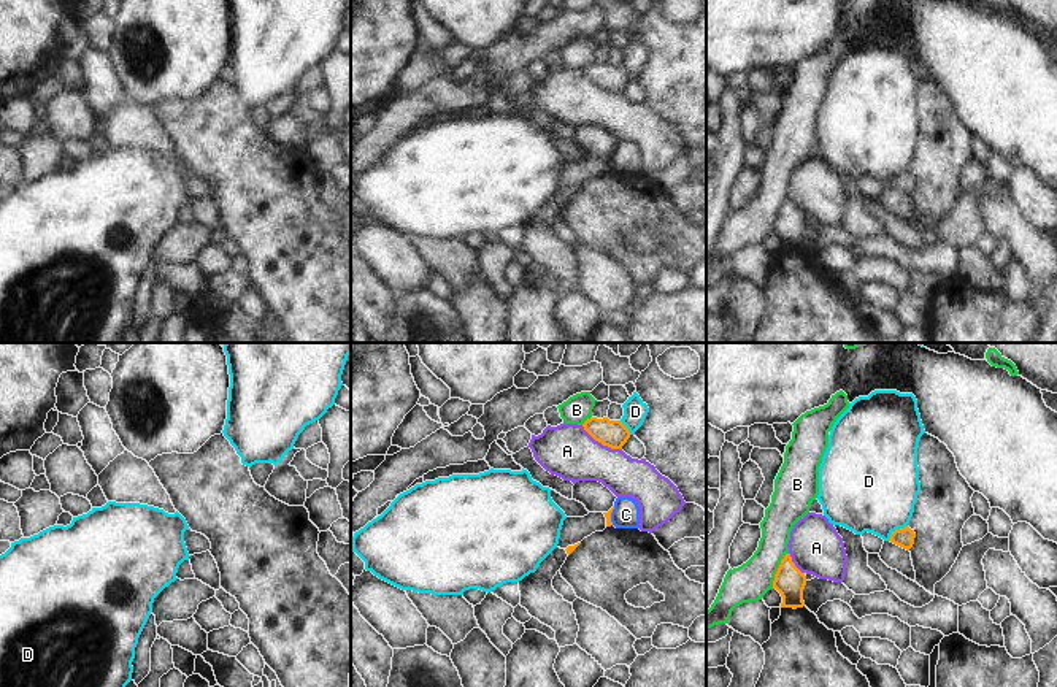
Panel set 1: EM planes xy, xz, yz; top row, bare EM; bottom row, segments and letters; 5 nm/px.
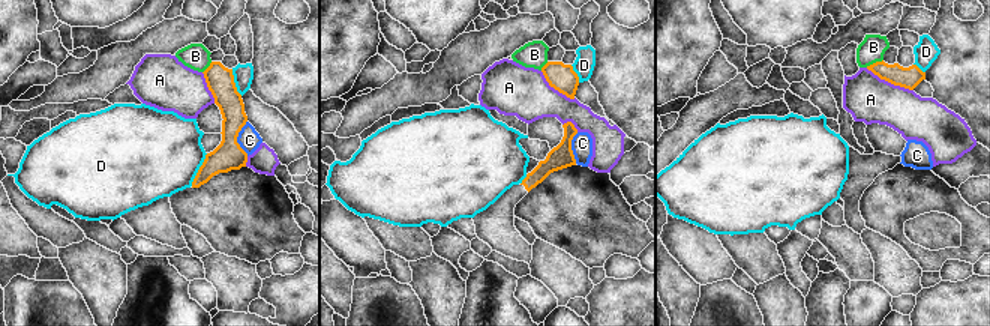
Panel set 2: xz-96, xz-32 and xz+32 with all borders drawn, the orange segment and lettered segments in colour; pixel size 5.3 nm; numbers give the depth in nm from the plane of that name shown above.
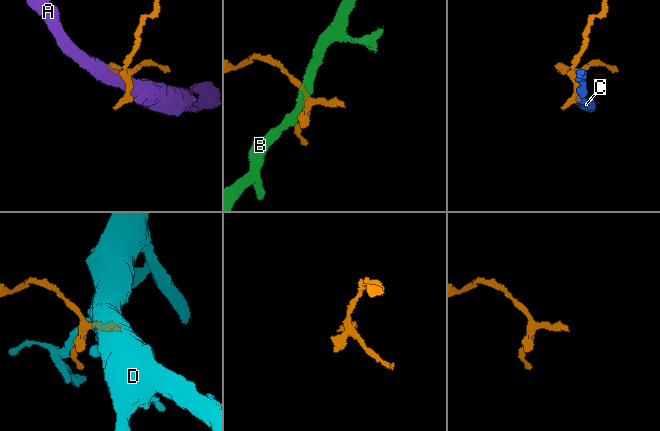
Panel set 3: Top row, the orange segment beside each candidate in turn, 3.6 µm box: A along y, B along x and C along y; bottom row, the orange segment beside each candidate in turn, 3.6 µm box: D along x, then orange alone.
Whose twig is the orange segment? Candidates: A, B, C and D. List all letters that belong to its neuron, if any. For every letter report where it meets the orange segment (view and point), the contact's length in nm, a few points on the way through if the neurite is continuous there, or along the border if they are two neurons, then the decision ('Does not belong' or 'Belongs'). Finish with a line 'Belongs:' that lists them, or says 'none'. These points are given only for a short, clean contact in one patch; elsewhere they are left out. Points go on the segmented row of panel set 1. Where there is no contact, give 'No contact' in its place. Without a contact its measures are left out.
A: Touches orange at xz (602, 443). Shared border 240 nm. Does not belong
B: Touches orange at yz (778, 570). Shared border 200 nm. Does not belong
C: Touches orange at xz (610, 516). Shared border 100 nm. Boundary: xz (614, 506), (611, 524). Does not belong
D: Touches orange at yz (895, 530). Shared border 130 nm. Does not belong
Belongs: none.

